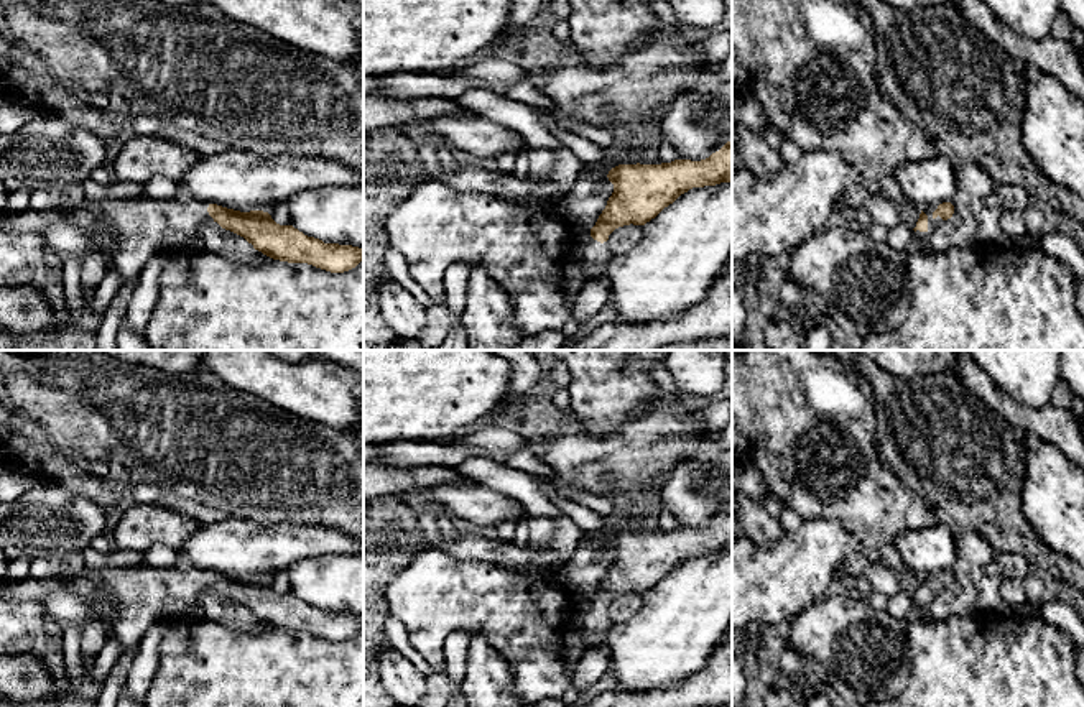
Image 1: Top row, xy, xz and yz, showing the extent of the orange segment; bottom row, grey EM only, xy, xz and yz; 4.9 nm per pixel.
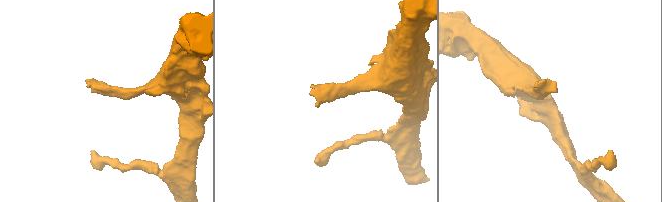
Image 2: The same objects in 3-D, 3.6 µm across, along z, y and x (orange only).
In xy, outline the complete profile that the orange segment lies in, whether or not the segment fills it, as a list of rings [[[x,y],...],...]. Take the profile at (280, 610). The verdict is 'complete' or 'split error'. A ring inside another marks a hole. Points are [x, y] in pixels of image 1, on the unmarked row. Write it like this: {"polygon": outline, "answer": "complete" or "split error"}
{"polygon": [[[148,564],[97,571],[84,569],[79,575],[33,574],[23,580],[0,580],[0,597],[18,602],[41,602],[48,594],[61,589],[71,589],[84,598],[87,607],[99,608],[105,615],[110,633],[120,641],[120,654],[138,649],[148,628],[156,620],[186,615],[194,608],[196,598],[207,590],[217,590],[222,597],[243,605],[255,618],[273,628],[308,631],[331,641],[349,640],[364,630],[364,615],[324,612],[319,607],[304,603],[293,594],[276,592],[268,580],[240,580],[217,572],[197,571],[191,564],[173,569],[156,569]]], "answer": "split error"}

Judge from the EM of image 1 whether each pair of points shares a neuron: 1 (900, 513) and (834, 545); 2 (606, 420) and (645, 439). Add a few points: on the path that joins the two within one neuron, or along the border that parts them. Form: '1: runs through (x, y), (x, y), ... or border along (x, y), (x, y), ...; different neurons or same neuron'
1: border along (819, 517), (838, 520), (859, 549), (879, 563); different neurons
2: border along (653, 405), (606, 434), (594, 434), (581, 426); different neurons

